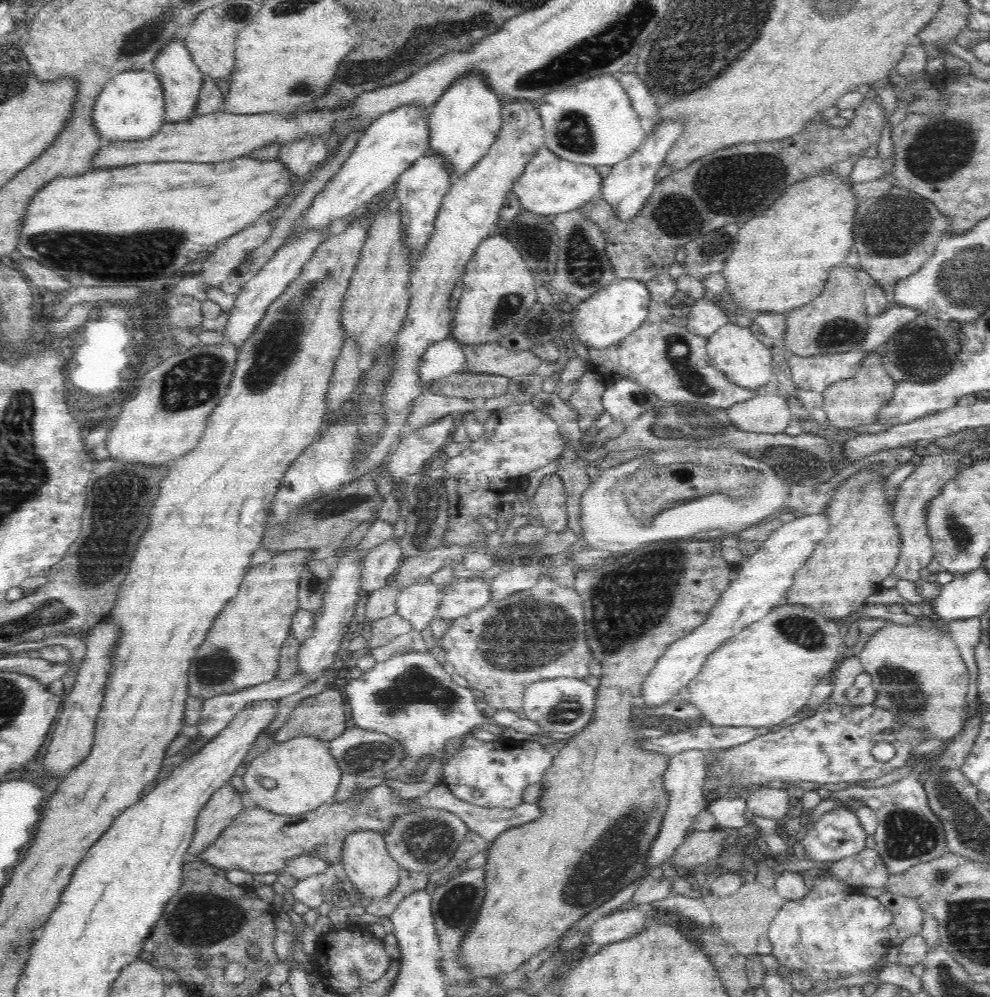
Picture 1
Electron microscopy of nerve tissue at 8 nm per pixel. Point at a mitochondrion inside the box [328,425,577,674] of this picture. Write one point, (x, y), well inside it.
(425, 506)

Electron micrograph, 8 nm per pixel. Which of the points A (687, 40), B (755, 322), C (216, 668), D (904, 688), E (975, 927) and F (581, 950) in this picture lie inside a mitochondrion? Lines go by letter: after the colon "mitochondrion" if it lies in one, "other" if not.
A: mitochondrion
B: other
C: mitochondrion
D: mitochondrion
E: mitochondrion
F: other

